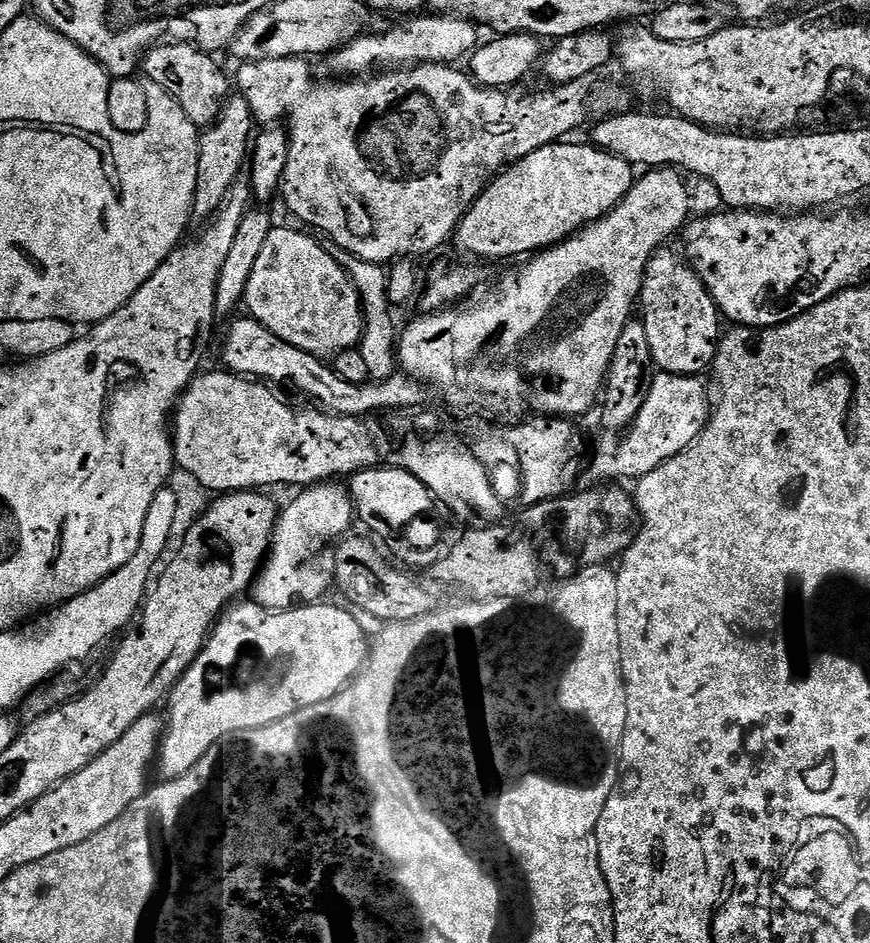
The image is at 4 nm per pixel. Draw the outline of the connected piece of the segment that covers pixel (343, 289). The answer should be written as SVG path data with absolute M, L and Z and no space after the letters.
M273 227L270 238L266 238L266 246L262 246L262 254L258 254L258 262L254 262L254 270L246 286L244 304L251 319L258 321L266 330L270 330L270 334L292 348L297 348L305 356L335 358L341 352L355 349L363 338L364 312L360 294L347 276L343 263L339 259L336 261L319 244L321 241L315 235L304 232Z

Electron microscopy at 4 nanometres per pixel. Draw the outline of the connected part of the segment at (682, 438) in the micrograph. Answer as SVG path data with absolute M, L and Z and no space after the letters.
M657 371L648 388L646 402L634 418L628 431L619 437L617 444L604 448L592 456L588 469L583 469L582 480L588 484L607 485L616 482L621 476L624 480L635 482L646 474L662 466L670 458L682 454L702 434L708 425L710 400L703 375L676 376L674 373Z

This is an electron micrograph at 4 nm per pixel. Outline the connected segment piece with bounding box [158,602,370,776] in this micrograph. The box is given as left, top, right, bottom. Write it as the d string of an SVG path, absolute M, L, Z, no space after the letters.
M236 602L231 605L217 619L205 645L200 649L195 660L189 664L183 676L172 685L166 696L166 705L168 704L168 720L166 716L166 731L162 736L162 743L158 748L158 764L164 768L169 768L172 774L181 776L187 772L191 772L192 767L201 760L210 749L215 748L222 738L226 738L235 732L242 730L254 730L261 728L267 724L278 722L282 718L286 718L290 714L294 714L300 708L306 706L314 706L326 702L330 698L334 698L340 693L341 688L360 671L365 660L368 659L368 650L370 647L370 636L364 633L364 628L351 616L353 613L347 607L335 608L329 602L317 602L315 604L305 604L303 606L293 606L284 612L269 612L267 608L263 608L261 604L255 602L247 602L248 604L240 604Z

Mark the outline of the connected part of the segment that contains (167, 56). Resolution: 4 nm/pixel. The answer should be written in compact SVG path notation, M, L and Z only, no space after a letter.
M161 42L149 48L142 61L142 73L149 85L166 90L178 106L182 106L182 114L194 122L198 130L208 128L220 117L224 103L230 95L230 76L216 65L215 55L203 52L195 44L179 42Z

